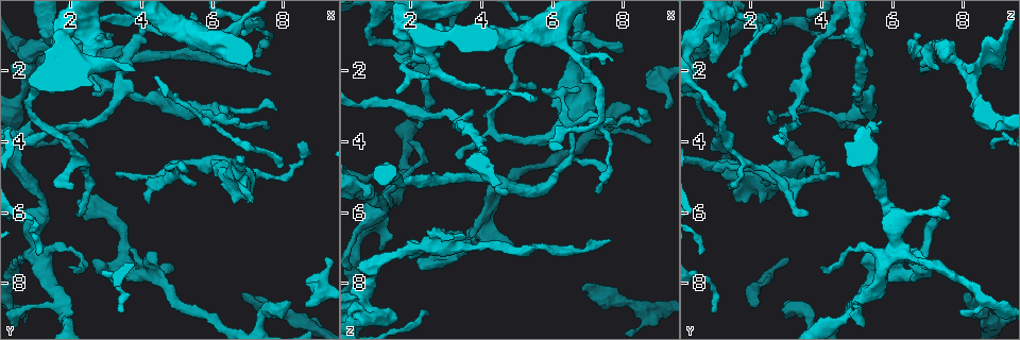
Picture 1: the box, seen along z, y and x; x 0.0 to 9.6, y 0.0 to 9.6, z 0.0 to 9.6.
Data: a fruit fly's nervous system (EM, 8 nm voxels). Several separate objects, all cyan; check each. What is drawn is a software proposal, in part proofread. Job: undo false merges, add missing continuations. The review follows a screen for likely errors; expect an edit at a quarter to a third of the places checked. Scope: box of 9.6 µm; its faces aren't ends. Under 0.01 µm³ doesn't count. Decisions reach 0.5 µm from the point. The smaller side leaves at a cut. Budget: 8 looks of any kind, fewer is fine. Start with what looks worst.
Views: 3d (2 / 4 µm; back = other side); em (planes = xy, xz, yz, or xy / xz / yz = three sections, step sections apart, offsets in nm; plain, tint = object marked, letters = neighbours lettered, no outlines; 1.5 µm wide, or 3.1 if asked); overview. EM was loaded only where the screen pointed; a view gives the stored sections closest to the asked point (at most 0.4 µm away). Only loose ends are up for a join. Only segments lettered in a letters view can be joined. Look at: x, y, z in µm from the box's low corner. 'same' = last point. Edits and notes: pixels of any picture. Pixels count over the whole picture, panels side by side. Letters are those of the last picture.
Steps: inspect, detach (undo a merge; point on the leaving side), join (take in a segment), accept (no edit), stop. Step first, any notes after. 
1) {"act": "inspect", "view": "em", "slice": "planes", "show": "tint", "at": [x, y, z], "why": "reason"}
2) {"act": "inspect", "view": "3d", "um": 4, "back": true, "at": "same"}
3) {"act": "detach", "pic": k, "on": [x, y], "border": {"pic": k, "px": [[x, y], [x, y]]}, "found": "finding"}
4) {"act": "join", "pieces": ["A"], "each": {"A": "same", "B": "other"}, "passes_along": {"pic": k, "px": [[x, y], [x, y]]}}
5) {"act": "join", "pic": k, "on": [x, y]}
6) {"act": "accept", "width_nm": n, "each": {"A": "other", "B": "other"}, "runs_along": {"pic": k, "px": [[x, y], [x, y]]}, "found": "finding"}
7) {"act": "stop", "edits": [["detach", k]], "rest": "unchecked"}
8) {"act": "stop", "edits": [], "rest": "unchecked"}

{"act": "inspect", "view": "3d", "um": 2, "at": [6.80, 8.20, 8.10], "why": "branch stops here"}

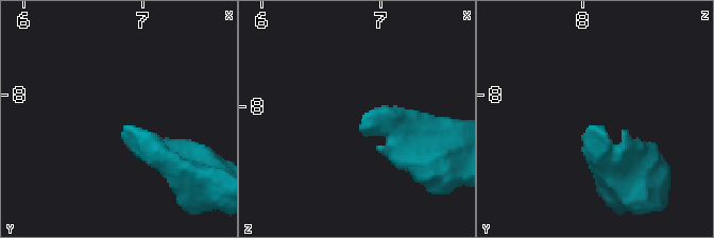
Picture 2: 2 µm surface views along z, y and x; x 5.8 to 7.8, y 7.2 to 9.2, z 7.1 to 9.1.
{"act": "inspect", "view": "em", "slice": "xy", "step": 4, "show": "letters", "at": [6.82, 8.26, 8.08], "why": "shape alone is not enough"}

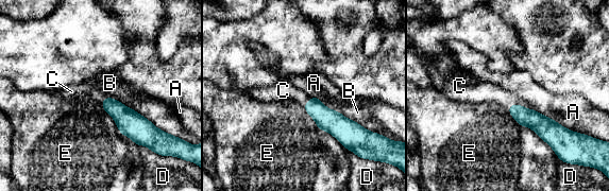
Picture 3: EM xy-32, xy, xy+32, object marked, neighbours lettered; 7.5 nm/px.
{"act": "join", "pieces": ["C"], "each": {"A": "other", "B": "other", "C": "same", "D": "other", "E": "other"}, "passes_along": {"pic": 3, "px": [[333, 122], [307, 102], [283, 90]]}, "found": "it goes on there"}

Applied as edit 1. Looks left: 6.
{"act": "inspect", "view": "overview", "why": "see it whole again"}

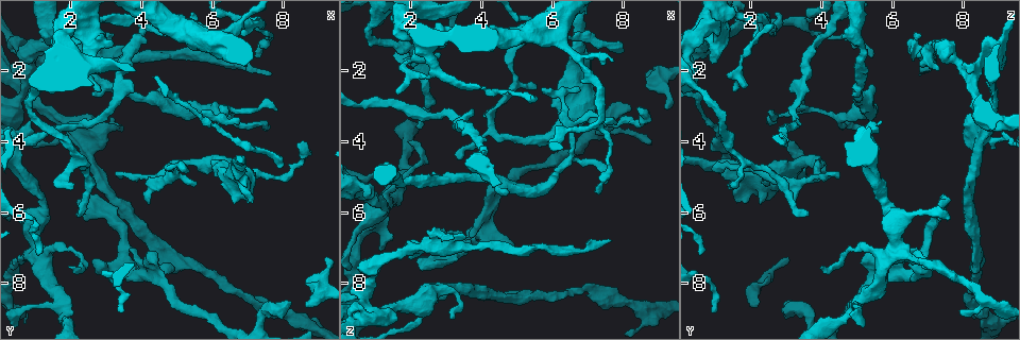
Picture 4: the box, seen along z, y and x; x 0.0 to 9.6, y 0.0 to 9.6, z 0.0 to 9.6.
{"act": "inspect", "view": "em", "slice": "yz", "step": 4, "show": "tint", "at": [2.80, 1.30, 6.60], "why": "calibre changes"}

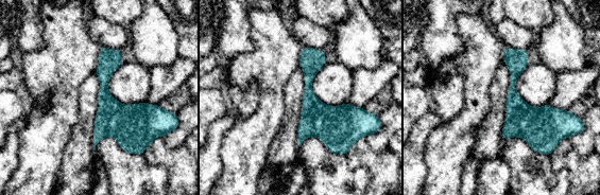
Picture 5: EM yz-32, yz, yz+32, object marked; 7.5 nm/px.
{"act": "inspect", "view": "em", "slice": "planes", "show": "letters", "at": "same", "why": "cut it another way"}

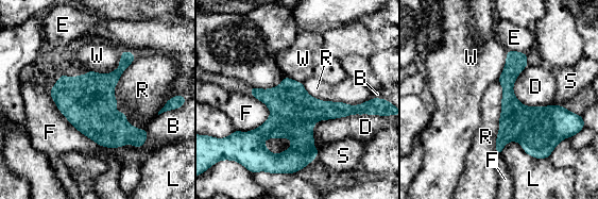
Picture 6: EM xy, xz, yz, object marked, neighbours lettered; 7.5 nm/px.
{"act": "accept", "each": {"B": "other", "D": "other", "E": "other", "F": "other", "L": "other", "R": "other", "S": "other", "W": "other"}, "border": {"pic": 6, "px": [[132, 62], [113, 94], [143, 130]]}, "found": "all the same neuron"}

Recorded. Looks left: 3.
{"act": "inspect", "view": "3d", "um": 4, "at": [7.45, 4.95, 3.45], "why": "thin neck"}

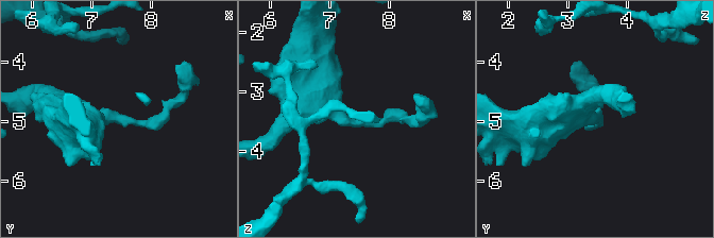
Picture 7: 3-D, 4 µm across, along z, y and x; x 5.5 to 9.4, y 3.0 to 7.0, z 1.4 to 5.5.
{"act": "inspect", "view": "em", "slice": "yz", "step": 8, "show": "tint", "at": [7.45, 5.00, 3.45], "arm_widths_nm": [190, 480], "why": "shape alone is not enough"}

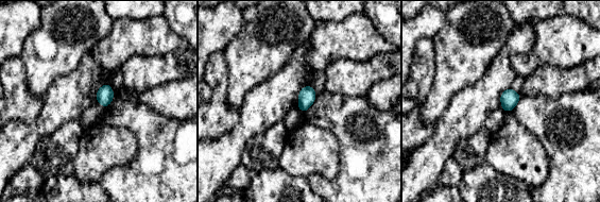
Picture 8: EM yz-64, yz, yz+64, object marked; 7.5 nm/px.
{"act": "inspect", "view": "em", "slice": "planes", "show": "letters", "at": "same"}

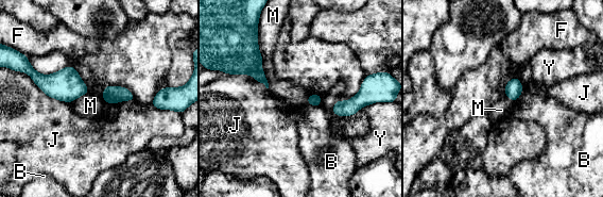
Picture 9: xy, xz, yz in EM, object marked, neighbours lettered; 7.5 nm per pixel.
{"act": "accept", "longest_contact_nm": ["J", 400], "each": {"B": "other", "F": "other", "J": "other", "M": "other", "Y": "other"}, "border": {"pic": 9, "px": [[257, 36], [261, 68], [269, 87]]}, "found": "continuous, no second neuron"}

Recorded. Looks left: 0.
{"act": "stop", "edits": [["join", 3]], "rest": "unchecked"}

